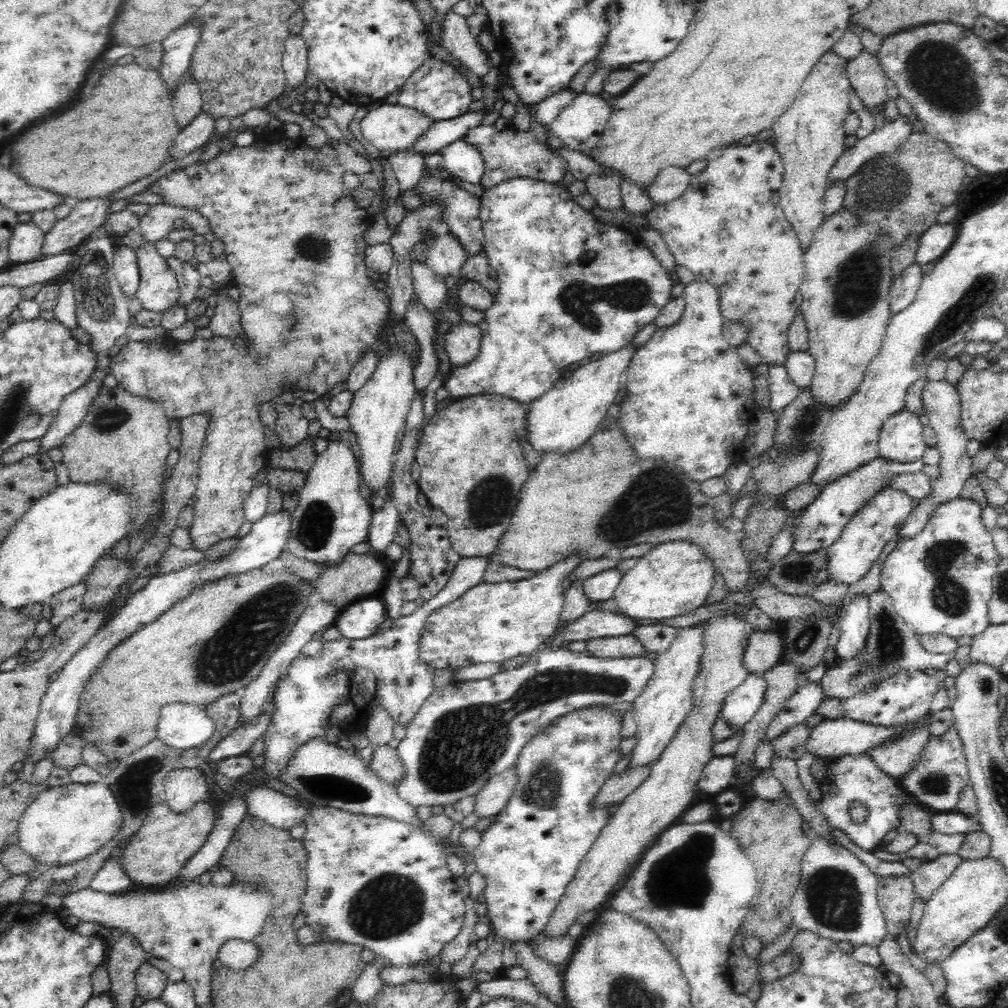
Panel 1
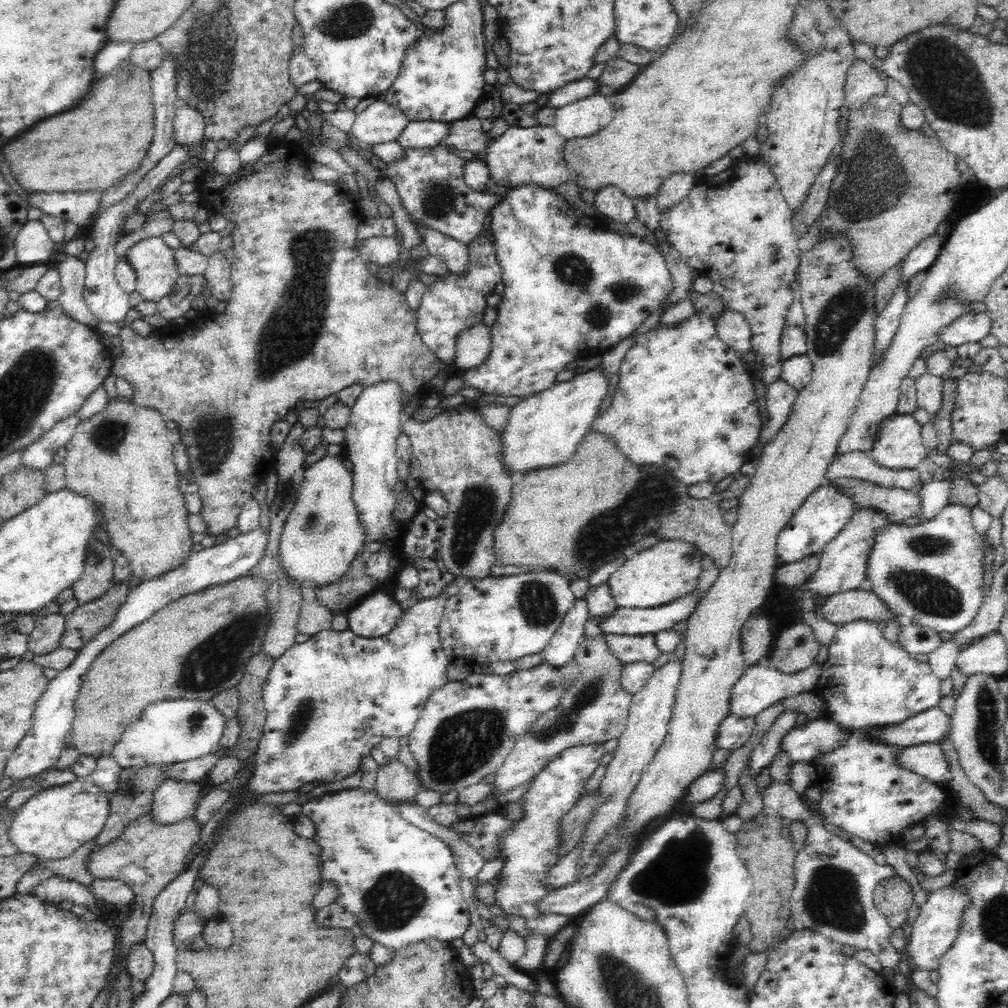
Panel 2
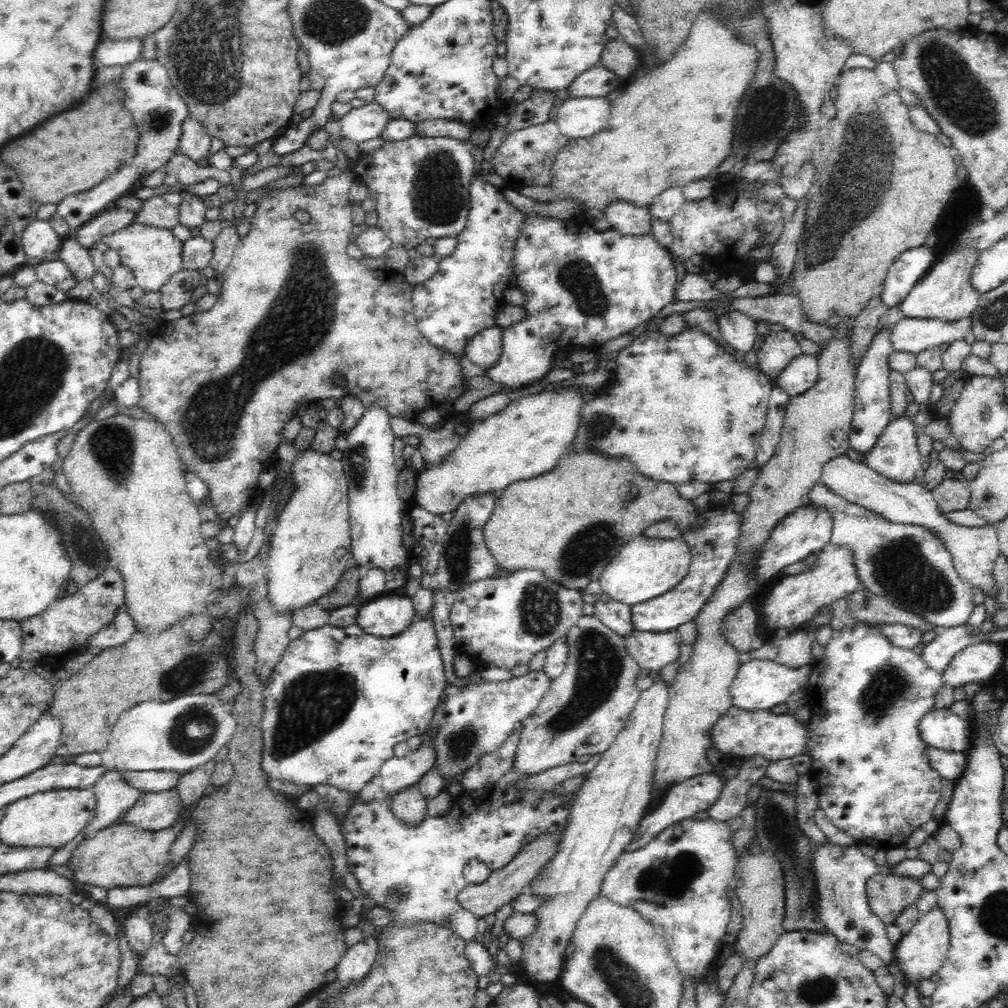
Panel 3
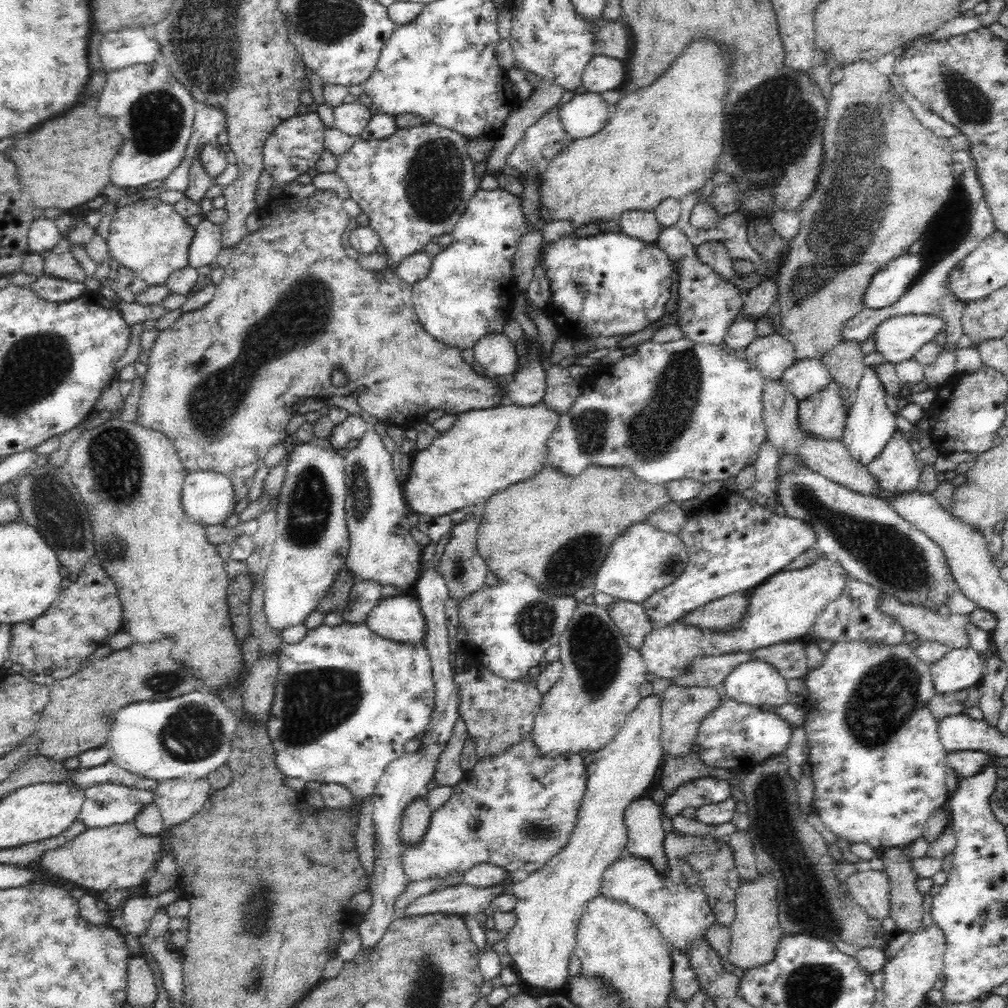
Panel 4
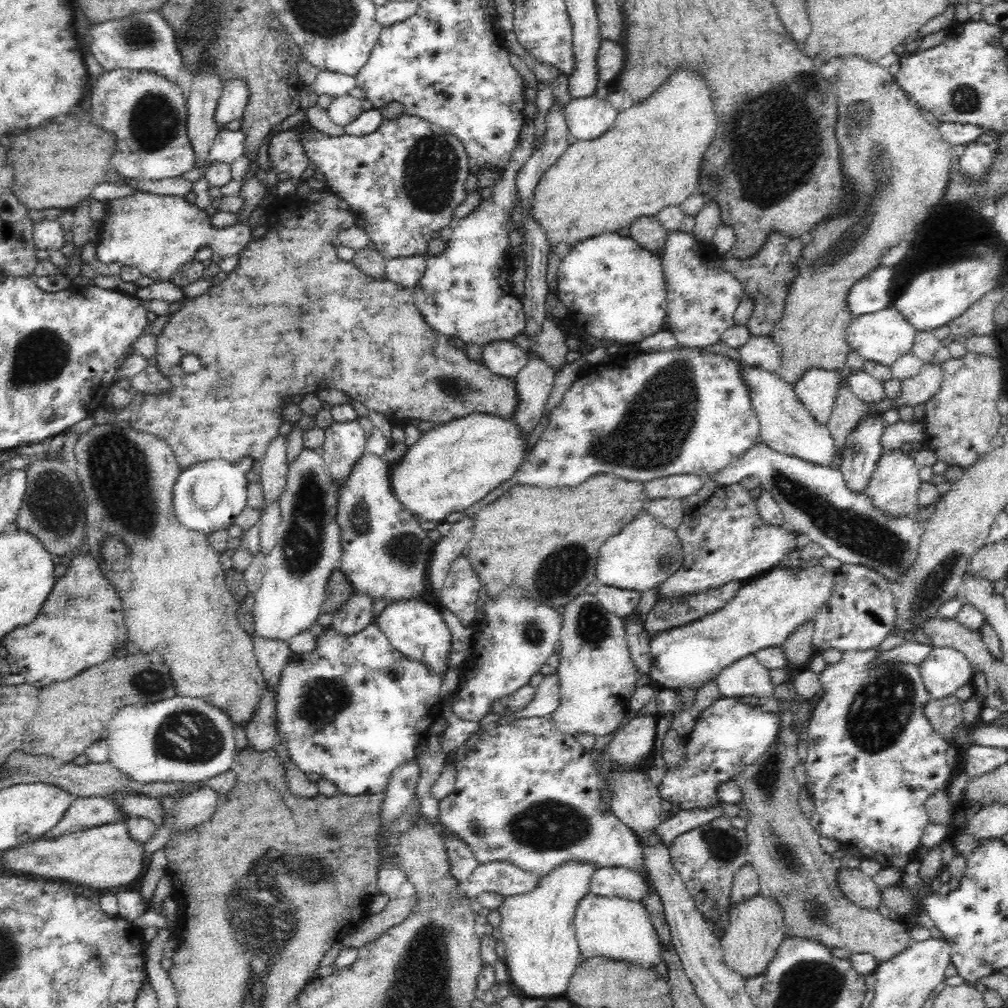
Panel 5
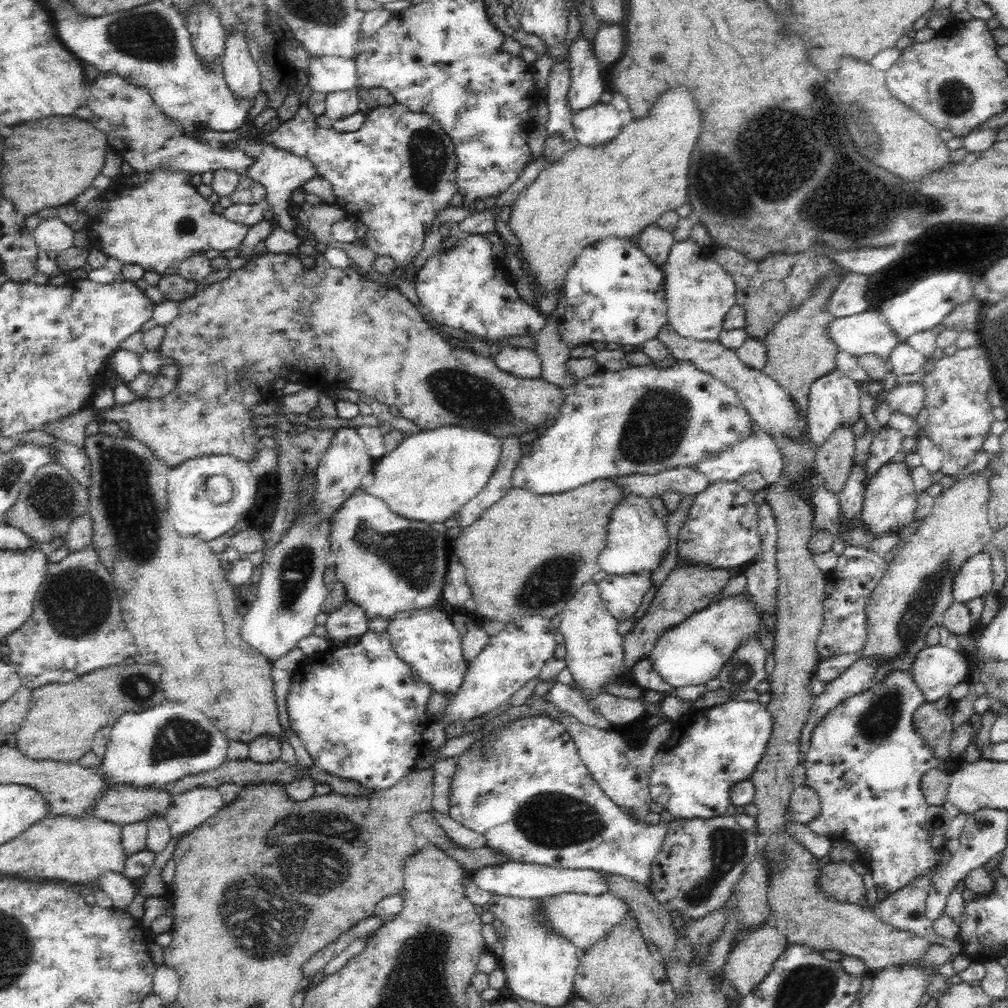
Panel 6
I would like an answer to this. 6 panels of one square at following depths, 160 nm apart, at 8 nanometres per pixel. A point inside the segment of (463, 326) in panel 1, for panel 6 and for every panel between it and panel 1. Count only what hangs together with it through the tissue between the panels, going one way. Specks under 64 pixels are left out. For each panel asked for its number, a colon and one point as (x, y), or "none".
2: (472, 346)
3: (484, 349)
4: (495, 352)
5: (505, 358)
6: (523, 362)

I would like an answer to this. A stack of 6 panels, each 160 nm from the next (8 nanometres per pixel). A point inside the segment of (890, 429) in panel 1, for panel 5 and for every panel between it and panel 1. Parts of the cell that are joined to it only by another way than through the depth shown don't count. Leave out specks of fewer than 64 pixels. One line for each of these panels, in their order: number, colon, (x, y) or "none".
2: (898, 445)
3: (895, 455)
4: (896, 468)
5: (893, 487)

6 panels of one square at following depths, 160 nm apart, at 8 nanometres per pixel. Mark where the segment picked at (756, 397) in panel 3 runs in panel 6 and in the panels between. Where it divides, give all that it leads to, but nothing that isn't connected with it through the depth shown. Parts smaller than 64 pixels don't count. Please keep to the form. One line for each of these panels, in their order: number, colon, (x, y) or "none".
4: (682, 409)
5: (683, 411)
6: (642, 420)

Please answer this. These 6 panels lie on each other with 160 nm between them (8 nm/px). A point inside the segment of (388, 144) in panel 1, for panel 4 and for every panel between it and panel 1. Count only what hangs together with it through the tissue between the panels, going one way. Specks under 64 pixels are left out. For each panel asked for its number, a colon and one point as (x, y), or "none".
2: (380, 123)
3: (366, 123)
4: (351, 119)

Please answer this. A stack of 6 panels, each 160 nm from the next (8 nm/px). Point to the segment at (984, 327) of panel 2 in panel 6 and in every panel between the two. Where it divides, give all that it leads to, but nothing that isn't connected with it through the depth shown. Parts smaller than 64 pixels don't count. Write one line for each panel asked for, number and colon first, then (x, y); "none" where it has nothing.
3: (910, 335)
4: (898, 339)
5: (883, 336)
6: (866, 333)

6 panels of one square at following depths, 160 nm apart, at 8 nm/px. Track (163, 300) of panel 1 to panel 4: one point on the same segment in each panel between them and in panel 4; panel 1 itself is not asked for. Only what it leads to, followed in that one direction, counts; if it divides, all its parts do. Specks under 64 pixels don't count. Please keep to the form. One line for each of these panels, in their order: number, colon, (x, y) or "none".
2: (156, 269)
3: (153, 254)
4: (149, 237)

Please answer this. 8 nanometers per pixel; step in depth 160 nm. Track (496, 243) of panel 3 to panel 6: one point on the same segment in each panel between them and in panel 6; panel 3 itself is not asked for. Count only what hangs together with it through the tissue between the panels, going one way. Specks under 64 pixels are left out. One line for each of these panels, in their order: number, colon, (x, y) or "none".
4: (468, 292)
5: (464, 292)
6: (460, 287)

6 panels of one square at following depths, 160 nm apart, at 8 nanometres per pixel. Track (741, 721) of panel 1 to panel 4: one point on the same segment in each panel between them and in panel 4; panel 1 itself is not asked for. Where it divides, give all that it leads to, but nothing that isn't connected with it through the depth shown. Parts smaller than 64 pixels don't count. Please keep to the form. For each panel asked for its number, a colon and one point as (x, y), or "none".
2: (759, 687)
3: (760, 684)
4: (756, 683)

